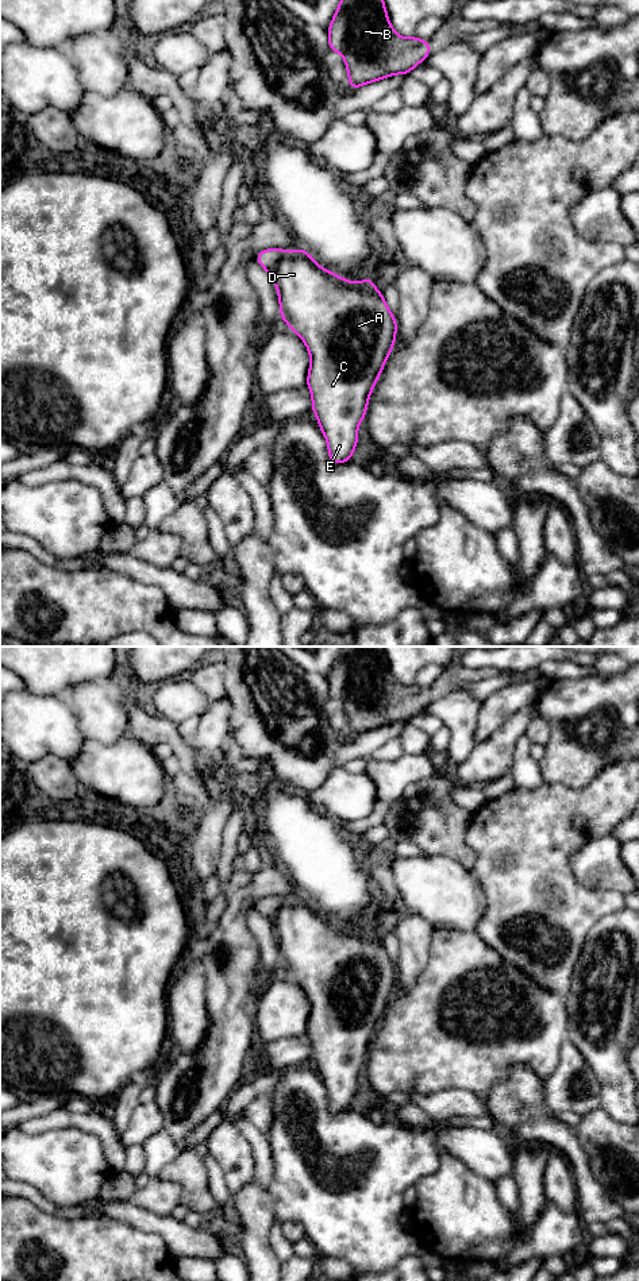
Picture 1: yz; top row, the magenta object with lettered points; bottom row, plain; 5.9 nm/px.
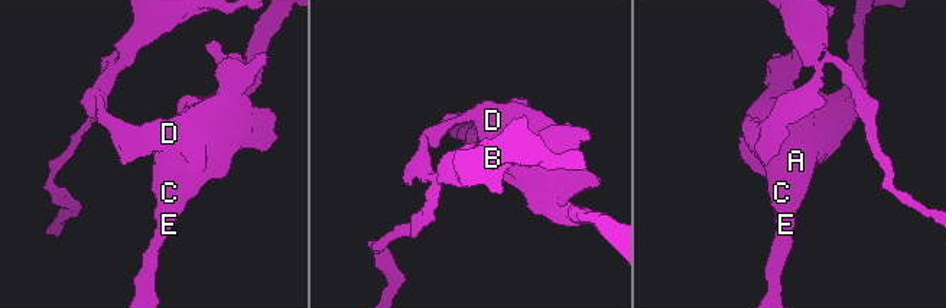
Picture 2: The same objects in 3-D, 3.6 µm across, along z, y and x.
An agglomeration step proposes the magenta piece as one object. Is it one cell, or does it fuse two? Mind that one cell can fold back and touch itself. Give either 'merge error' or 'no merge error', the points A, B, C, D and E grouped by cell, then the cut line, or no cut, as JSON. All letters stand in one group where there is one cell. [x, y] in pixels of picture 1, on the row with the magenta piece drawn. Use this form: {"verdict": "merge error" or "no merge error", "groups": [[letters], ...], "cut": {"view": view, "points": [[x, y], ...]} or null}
{"verdict": "merge error", "groups": [["A", "C", "D", "E"], ["B"]], "cut": {"view": "yz", "points": [[288, 253], [278, 262], [272, 276]]}}

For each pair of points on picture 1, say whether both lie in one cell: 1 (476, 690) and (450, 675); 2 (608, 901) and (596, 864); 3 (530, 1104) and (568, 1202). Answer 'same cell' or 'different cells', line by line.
1: different cells
2: different cells
3: different cells

